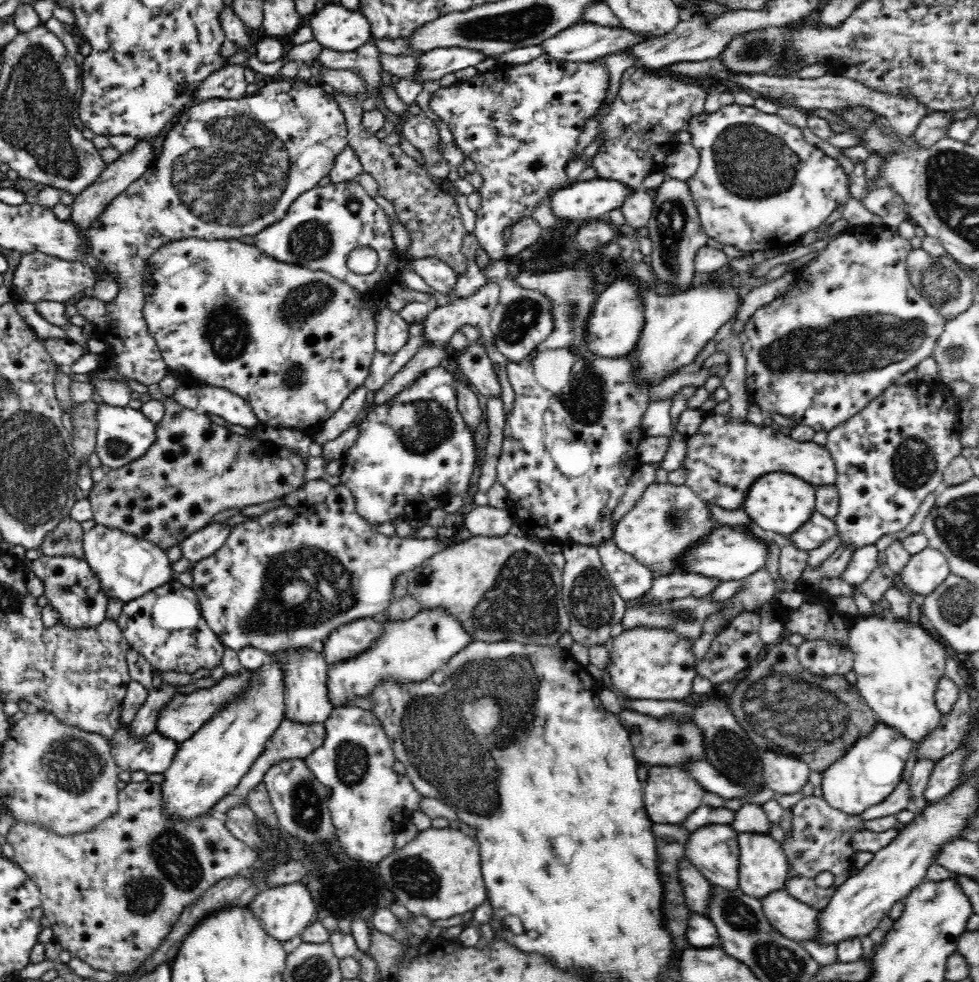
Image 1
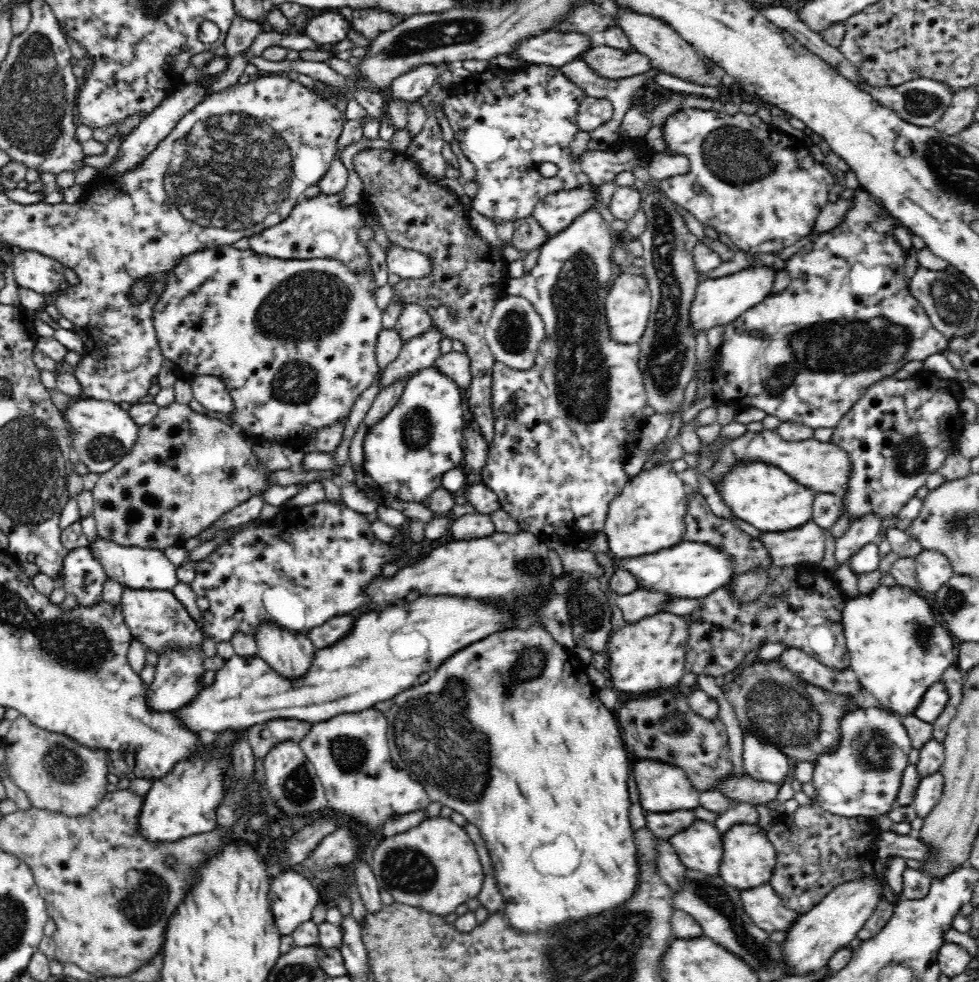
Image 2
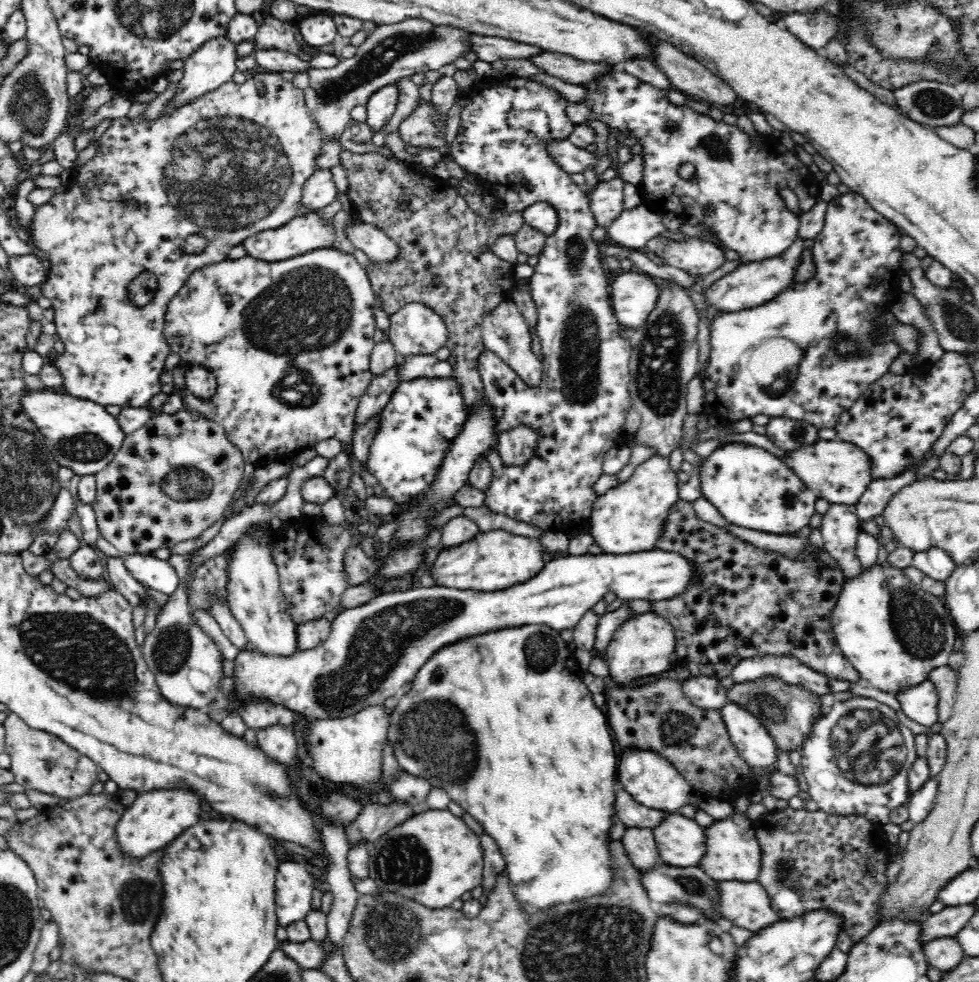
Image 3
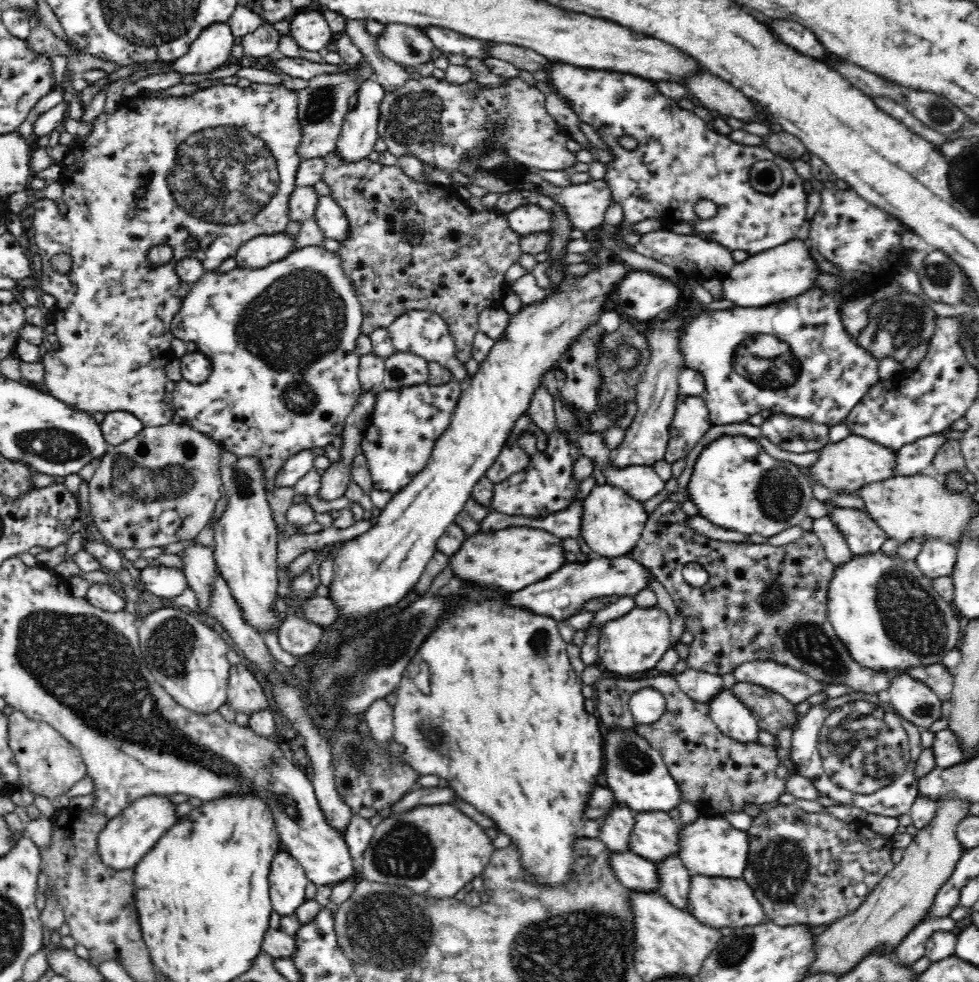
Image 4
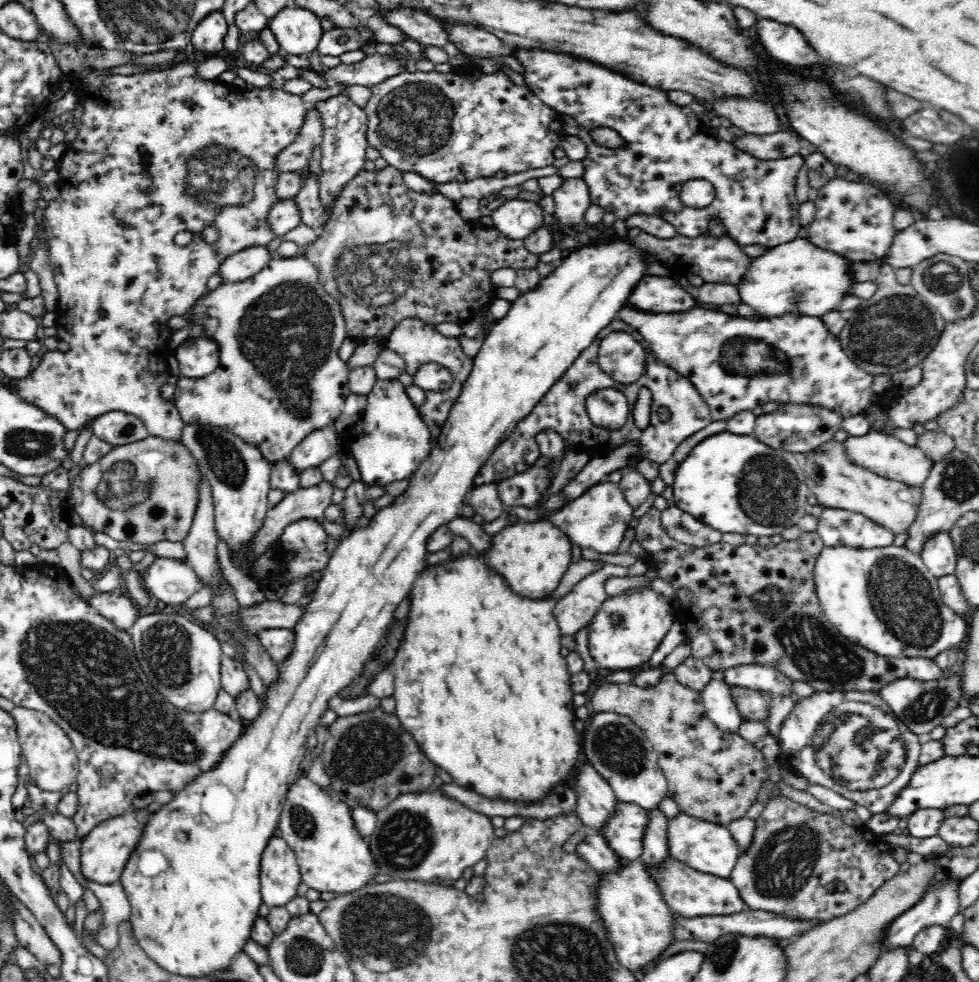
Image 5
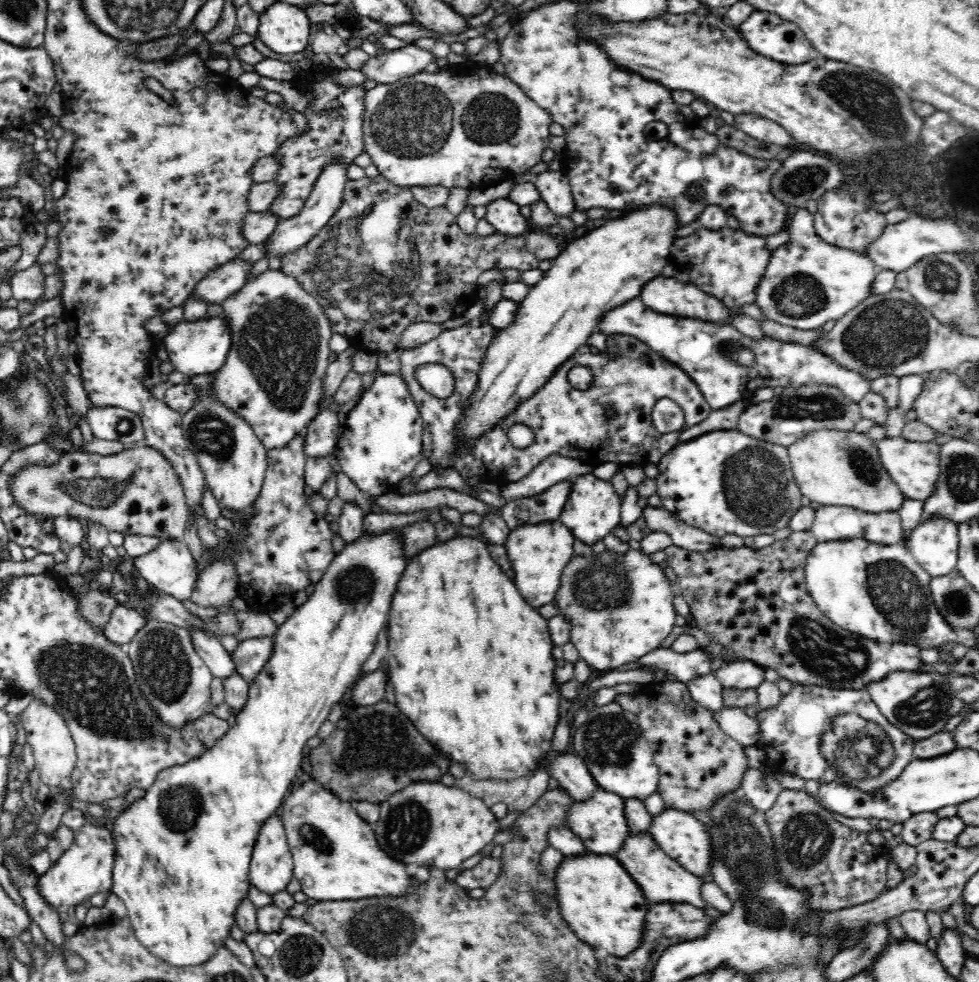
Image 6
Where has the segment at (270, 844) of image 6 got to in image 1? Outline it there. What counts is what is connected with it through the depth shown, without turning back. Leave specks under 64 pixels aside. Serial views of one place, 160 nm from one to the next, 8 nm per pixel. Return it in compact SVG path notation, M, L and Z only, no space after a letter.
M302 882L268 887L259 892L249 906L252 913L264 923L264 930L280 942L286 942L286 940L300 934L304 928L314 922L316 914L314 898L308 891L308 887Z

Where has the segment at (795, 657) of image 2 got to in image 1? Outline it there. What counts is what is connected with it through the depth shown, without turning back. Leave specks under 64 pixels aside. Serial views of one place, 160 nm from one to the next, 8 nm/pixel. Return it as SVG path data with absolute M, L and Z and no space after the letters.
M806 642L796 647L796 656L800 665L818 676L842 676L853 668L854 655L848 647L828 645L826 642Z

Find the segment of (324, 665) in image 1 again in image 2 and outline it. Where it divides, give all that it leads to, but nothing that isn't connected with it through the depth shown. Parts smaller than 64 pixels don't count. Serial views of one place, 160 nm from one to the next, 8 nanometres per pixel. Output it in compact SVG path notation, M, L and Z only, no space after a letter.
M260 620L254 632L257 655L278 674L298 678L310 668L316 647L306 635L286 630L273 620Z

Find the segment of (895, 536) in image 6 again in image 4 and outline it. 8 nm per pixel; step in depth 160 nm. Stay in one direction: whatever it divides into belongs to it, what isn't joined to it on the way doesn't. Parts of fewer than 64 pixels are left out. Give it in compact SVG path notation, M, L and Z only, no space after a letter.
M832 508L828 517L854 555L878 552L888 540L888 535L862 510Z

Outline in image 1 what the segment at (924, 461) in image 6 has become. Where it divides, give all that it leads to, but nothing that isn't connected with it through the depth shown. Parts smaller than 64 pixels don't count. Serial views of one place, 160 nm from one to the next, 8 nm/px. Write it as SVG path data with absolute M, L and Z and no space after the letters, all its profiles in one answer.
M711 411L694 436L687 438L685 484L704 501L726 510L742 507L752 482L768 472L784 472L815 487L834 485L837 468L831 452L813 441L798 442L784 436L775 426L755 426L736 422L730 416L716 416Z

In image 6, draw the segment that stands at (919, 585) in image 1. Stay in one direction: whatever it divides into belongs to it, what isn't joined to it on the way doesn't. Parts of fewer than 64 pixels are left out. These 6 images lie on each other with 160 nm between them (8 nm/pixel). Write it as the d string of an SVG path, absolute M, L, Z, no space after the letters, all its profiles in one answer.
M934 516L921 520L910 532L904 545L931 577L944 576L957 568L958 529L959 524L952 520Z

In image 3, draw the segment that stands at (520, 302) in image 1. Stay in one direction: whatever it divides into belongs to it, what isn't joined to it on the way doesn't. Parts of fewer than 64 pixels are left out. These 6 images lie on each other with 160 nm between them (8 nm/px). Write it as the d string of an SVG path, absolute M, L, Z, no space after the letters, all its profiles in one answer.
M511 298L496 305L496 308L484 315L484 322L481 328L481 335L485 348L500 357L508 367L516 372L516 375L523 380L529 388L540 388L542 376L544 376L543 362L538 360L532 353L532 338L528 324L524 321L522 314Z

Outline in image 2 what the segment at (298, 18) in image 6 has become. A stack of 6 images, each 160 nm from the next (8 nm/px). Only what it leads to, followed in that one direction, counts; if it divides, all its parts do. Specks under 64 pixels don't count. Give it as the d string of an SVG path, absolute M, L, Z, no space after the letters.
M333 10L312 17L302 32L314 42L320 44L335 44L346 38L346 32L351 29L351 22L347 22L340 14Z

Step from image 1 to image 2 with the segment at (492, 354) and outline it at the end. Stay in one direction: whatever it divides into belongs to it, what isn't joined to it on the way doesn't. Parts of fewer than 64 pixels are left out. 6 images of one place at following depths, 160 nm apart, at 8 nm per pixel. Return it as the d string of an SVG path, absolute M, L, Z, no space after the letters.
M434 325L423 335L407 340L400 349L399 356L388 364L388 367L378 376L379 394L382 390L390 388L400 379L408 379L420 370L433 366L440 355L440 340L444 338L442 331Z

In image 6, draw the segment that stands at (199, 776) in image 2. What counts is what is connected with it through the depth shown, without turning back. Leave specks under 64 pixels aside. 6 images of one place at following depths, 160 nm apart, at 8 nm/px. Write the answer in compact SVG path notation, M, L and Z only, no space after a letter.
M84 825L75 831L75 840L71 848L39 876L38 893L57 914L63 906L77 908L90 901L94 894L111 891L114 864L115 846L110 830L105 826Z

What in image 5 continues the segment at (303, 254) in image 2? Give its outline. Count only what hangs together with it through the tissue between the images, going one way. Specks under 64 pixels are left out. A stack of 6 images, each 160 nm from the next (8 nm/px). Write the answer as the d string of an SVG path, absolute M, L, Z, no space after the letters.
M253 246L225 258L216 274L221 278L220 284L245 281L260 272L270 260L265 246Z

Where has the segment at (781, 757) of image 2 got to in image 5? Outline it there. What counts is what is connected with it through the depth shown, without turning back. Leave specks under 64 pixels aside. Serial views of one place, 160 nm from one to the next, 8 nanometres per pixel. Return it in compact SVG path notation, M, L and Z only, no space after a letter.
M711 678L699 693L708 718L721 730L736 733L743 714L732 699L730 690L731 686L724 680Z

